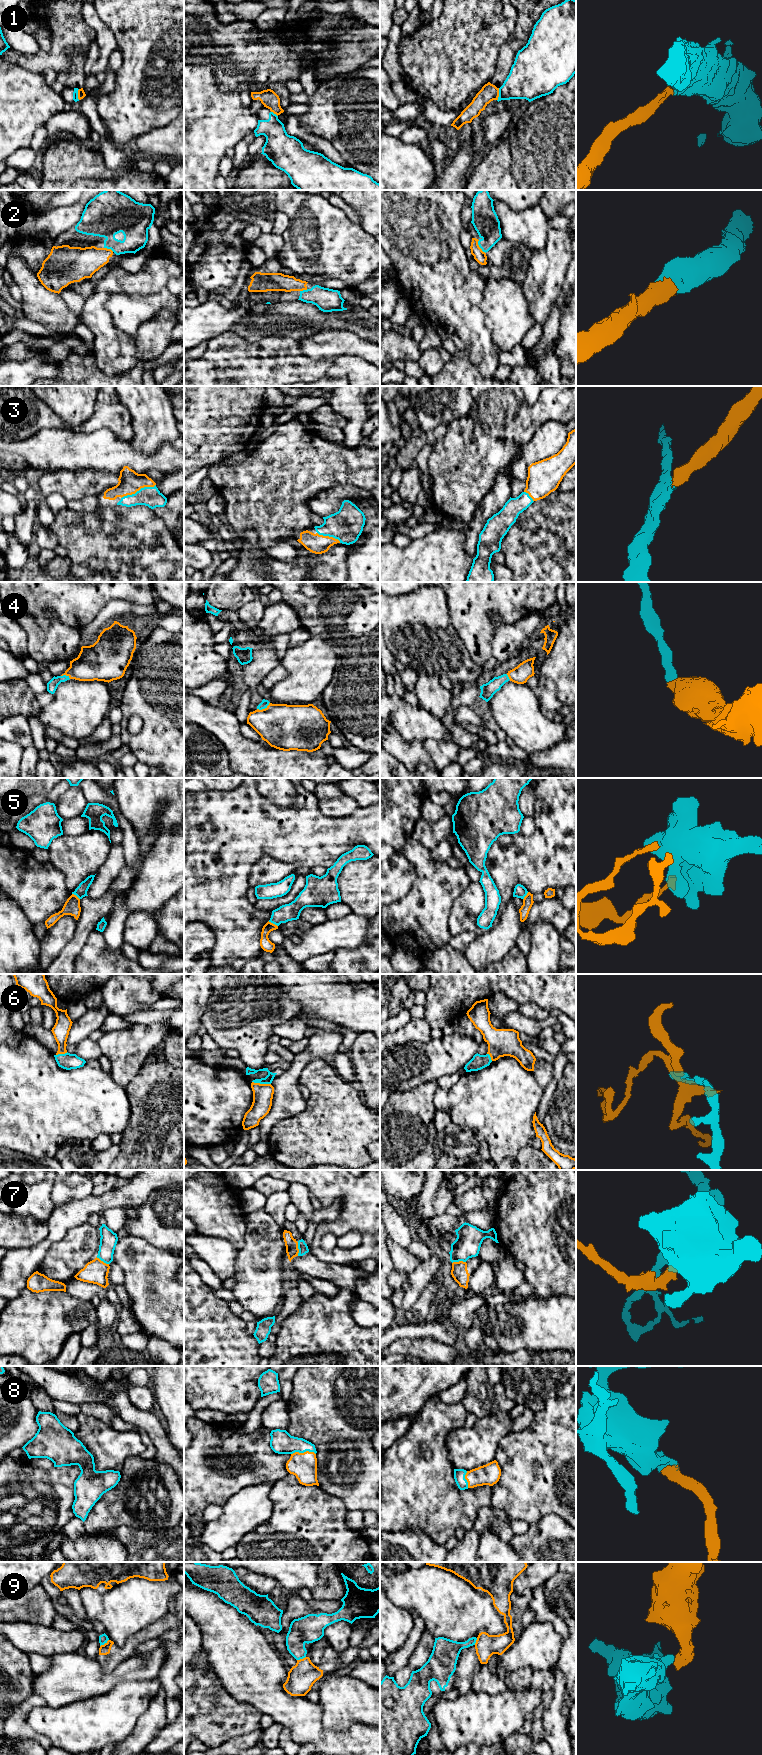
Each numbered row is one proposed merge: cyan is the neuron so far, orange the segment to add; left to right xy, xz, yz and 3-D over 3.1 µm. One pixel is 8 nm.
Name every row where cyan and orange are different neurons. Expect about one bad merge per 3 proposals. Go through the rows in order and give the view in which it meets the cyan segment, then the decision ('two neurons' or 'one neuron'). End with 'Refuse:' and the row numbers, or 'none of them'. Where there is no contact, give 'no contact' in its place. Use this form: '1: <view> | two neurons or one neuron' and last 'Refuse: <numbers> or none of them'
1: yz | one neuron
2: yz | one neuron
3: xy | one neuron
4: xz | one neuron
5: xz | two neurons
6: xz | one neuron
7: xz | two neurons
8: xz | one neuron
9: xy | two neurons
Refuse: 5, 7, 9

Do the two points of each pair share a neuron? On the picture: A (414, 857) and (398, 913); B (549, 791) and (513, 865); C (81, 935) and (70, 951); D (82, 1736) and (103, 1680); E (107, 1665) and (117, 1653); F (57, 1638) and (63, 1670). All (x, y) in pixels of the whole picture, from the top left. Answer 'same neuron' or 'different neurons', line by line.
A: same neuron
B: same neuron
C: same neuron
D: different neurons
E: same neuron
F: different neurons

